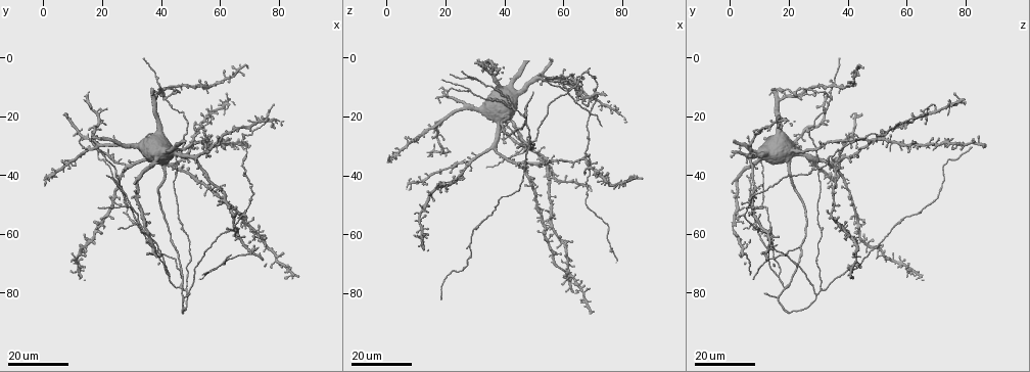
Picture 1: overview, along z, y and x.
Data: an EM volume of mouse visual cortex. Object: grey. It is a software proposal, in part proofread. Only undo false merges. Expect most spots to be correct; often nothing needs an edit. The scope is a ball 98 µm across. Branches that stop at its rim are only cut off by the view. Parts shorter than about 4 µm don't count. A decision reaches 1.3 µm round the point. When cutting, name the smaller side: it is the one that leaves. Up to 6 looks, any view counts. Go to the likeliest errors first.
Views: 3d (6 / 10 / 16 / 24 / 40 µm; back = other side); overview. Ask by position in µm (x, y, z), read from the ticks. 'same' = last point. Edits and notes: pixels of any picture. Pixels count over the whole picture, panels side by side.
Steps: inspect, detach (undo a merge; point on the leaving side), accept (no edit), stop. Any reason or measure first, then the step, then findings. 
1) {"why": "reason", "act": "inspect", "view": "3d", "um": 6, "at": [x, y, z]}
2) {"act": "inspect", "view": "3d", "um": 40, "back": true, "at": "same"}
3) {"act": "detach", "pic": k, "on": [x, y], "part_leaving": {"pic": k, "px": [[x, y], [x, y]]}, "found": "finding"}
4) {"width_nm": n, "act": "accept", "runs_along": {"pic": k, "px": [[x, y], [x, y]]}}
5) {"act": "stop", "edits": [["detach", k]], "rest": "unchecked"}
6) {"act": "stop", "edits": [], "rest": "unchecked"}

{"act": "inspect", "view": "3d", "um": 24, "at": [47, 78, 19]}

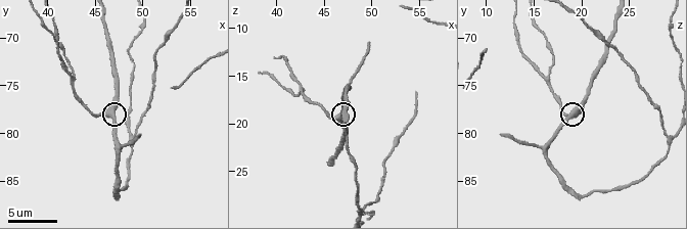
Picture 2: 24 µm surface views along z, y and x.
{"act": "inspect", "view": "3d", "um": 6, "at": [46.0, 78.0, 19.6]}

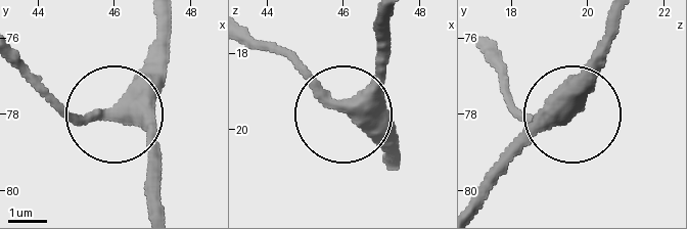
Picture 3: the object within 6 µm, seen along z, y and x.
{"act": "inspect", "view": "3d", "um": 6, "back": true, "at": [46.05, 78.00, 19.40]}

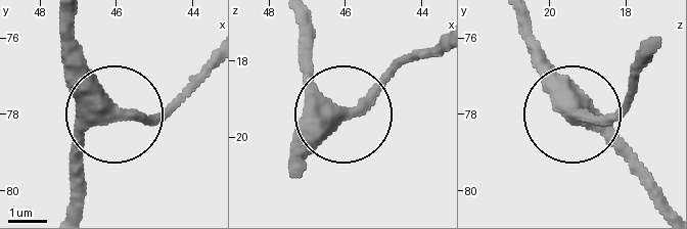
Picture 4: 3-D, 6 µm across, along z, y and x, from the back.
{"side_arm_um": 64, "act": "accept", "runs_along": {"pic": 4, "px": [[516, 19], [571, 113], [604, 117], [630, 101]]}, "found": "continuous, no second neuron"}

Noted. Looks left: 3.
{"act": "inspect", "view": "3d", "um": 16, "at": [69, 65, 14]}

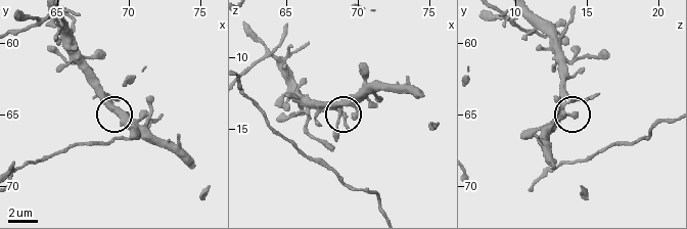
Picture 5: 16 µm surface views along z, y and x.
{"why": "zoom in", "act": "inspect", "view": "3d", "um": 10, "at": [68.6, 64.4, 13.6]}

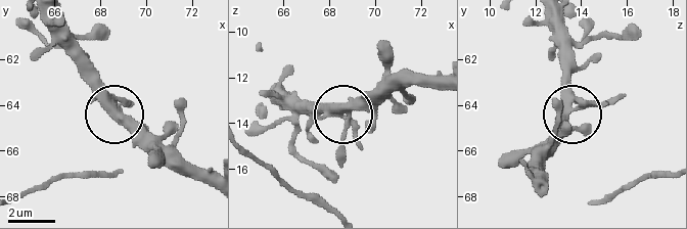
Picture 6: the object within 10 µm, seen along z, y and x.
{"side_arm_um": 12, "act": "accept", "runs_along": {"pic": 6, "px": [[281, 87], [302, 104], [352, 112], [392, 77]]}, "found": "all the same neuron"}

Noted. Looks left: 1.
{"act": "stop", "edits": [], "rest": "unchecked"}

